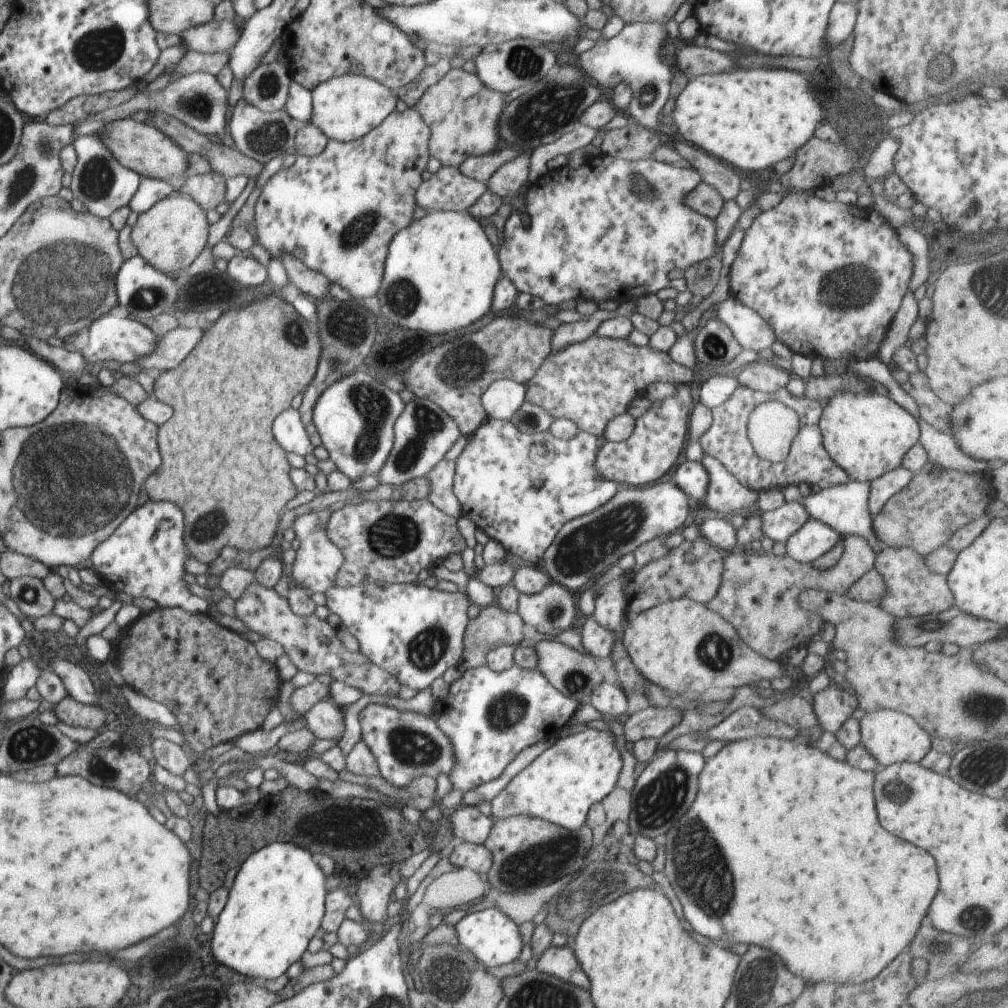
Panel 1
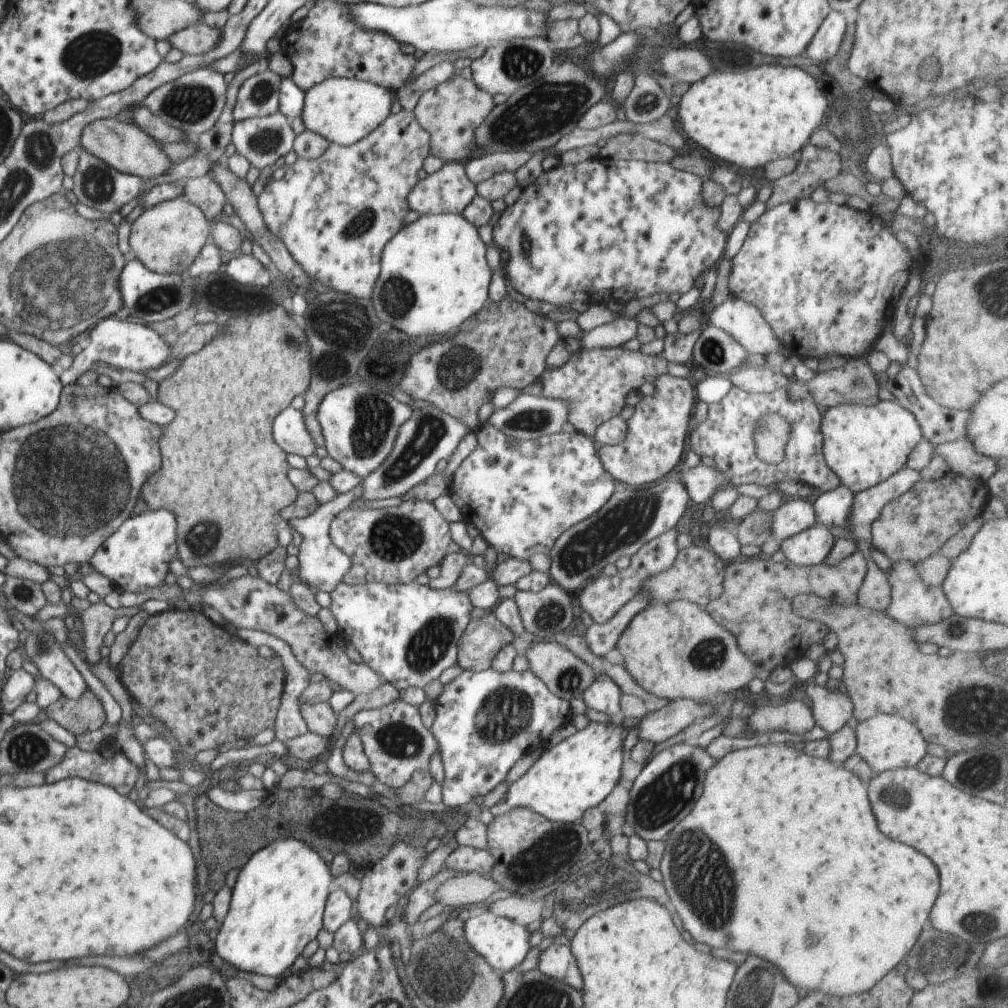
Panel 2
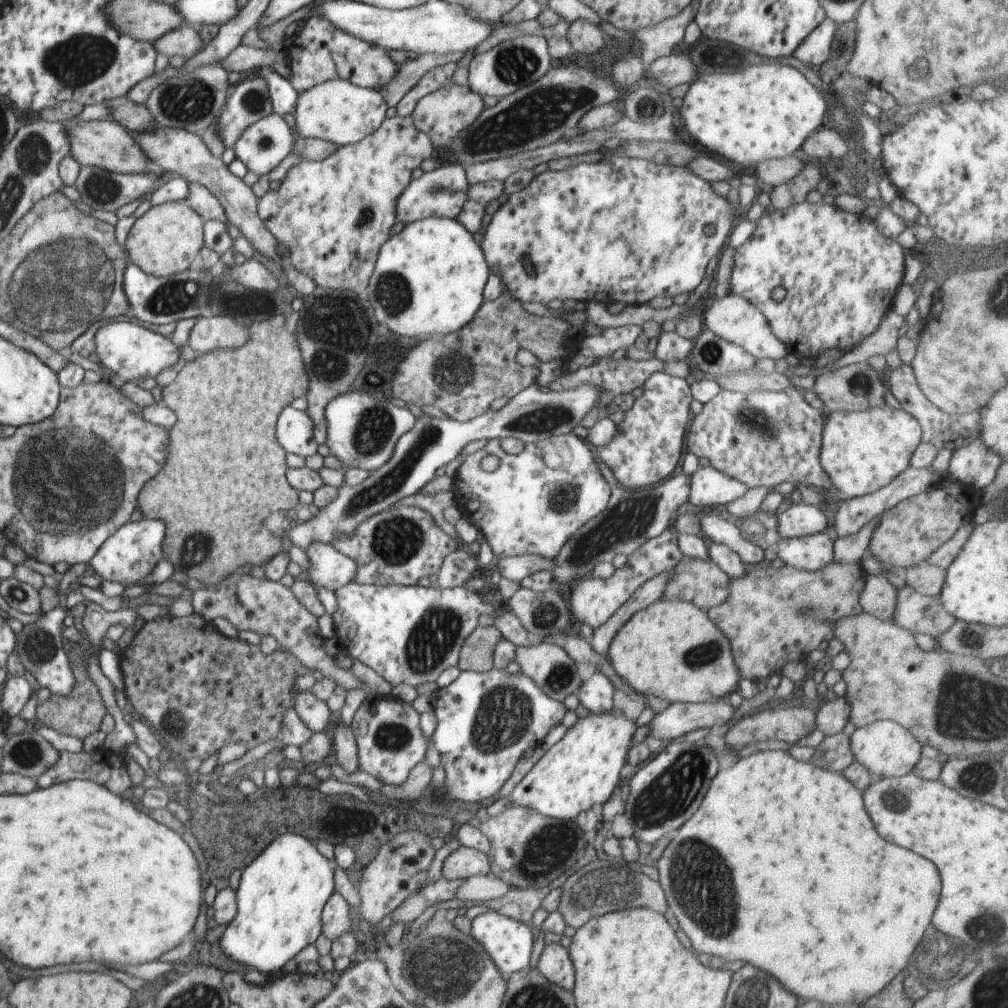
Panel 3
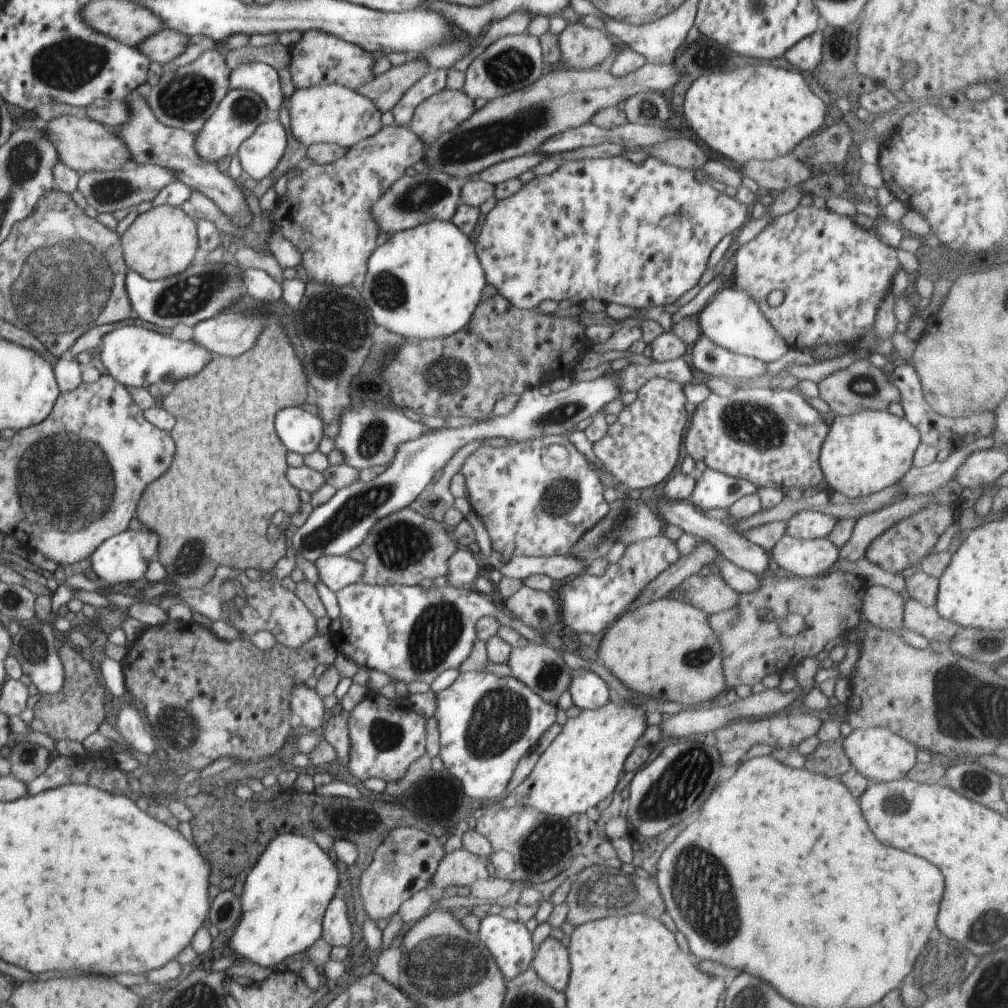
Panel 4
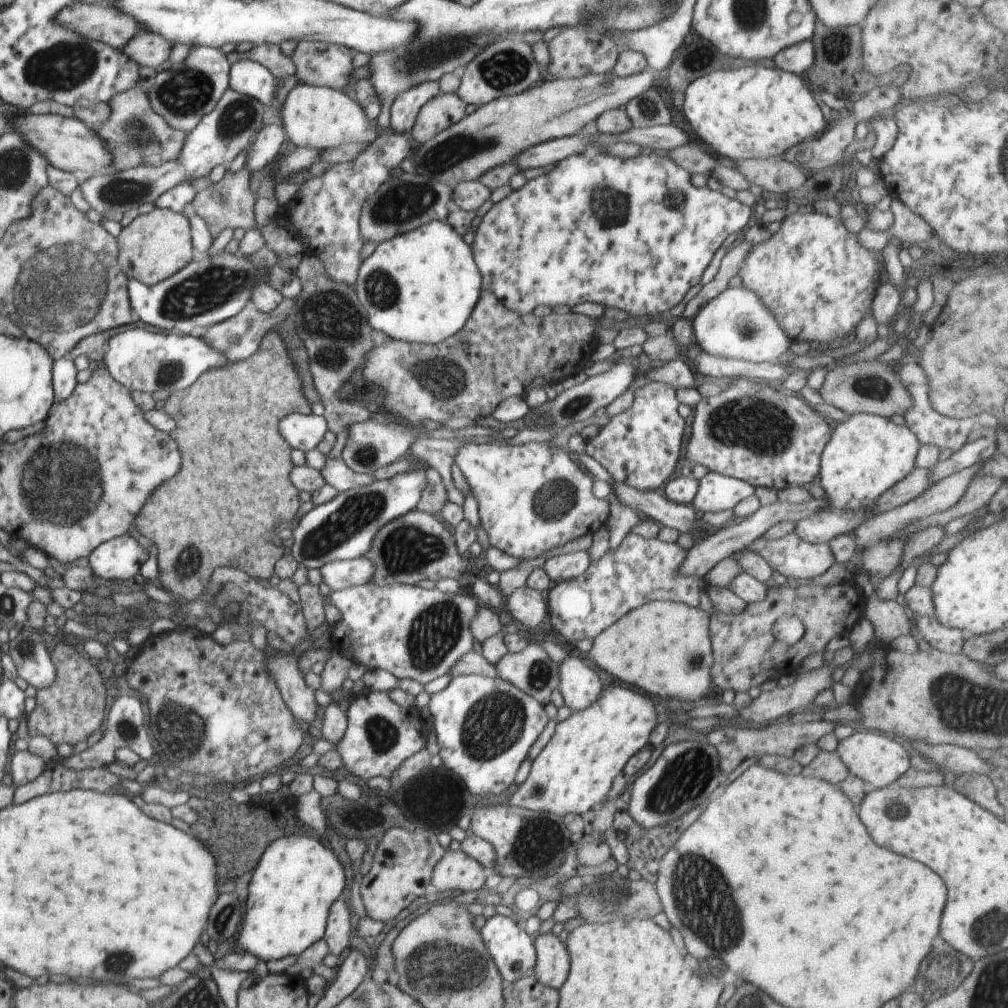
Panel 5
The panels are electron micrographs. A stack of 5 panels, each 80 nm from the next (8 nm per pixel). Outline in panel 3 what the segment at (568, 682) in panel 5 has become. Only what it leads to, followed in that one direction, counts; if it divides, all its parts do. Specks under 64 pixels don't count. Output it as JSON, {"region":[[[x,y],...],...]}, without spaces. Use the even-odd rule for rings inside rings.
{"region":[[[596,671],[588,680],[581,682],[576,696],[579,704],[587,708],[590,713],[607,713],[613,708],[614,685],[608,677]]]}

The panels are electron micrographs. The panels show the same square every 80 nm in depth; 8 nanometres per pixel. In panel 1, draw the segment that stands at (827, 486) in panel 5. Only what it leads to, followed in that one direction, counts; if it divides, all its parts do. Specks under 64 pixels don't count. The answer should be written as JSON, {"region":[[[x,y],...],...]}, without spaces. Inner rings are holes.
{"region":[[[870,390],[861,395],[855,395],[852,393],[840,393],[835,397],[832,397],[828,402],[824,404],[823,413],[821,414],[819,420],[819,427],[823,436],[823,445],[826,449],[826,452],[829,454],[829,457],[839,466],[849,476],[850,481],[862,480],[864,482],[872,482],[878,477],[881,477],[884,473],[894,470],[901,466],[904,455],[919,442],[919,436],[921,430],[919,429],[919,422],[917,418],[910,414],[902,405],[899,405],[894,399],[890,396],[881,396],[880,394]],[[785,502],[776,510],[762,513],[762,534],[774,542],[786,542],[810,518],[804,505]]]}

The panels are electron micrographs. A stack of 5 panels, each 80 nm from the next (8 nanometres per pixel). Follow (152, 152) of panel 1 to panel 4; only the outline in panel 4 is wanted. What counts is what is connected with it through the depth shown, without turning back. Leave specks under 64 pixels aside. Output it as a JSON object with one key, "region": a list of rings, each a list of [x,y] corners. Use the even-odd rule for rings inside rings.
{"region":[[[57,116],[51,118],[47,123],[42,122],[42,124],[45,126],[43,128],[45,136],[57,150],[59,162],[79,174],[94,171],[116,171],[130,159],[125,142],[115,135],[115,130],[108,126],[102,126],[96,121],[91,121],[86,116],[82,118]]]}

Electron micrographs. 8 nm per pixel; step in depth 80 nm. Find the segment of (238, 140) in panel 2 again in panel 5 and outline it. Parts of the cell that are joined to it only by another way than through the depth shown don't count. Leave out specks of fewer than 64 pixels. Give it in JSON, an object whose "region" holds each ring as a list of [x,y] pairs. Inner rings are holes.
{"region":[[[279,122],[262,126],[256,138],[248,146],[244,166],[250,170],[251,174],[270,166],[280,154],[280,148],[286,140],[287,136]]]}

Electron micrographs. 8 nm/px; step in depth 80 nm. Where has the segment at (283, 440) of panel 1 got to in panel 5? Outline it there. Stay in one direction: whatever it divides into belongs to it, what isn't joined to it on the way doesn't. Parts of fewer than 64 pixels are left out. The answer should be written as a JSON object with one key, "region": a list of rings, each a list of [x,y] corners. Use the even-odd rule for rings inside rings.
{"region":[[[294,412],[284,416],[280,422],[280,432],[291,449],[304,453],[317,448],[328,431],[323,416],[316,416],[310,412]]]}

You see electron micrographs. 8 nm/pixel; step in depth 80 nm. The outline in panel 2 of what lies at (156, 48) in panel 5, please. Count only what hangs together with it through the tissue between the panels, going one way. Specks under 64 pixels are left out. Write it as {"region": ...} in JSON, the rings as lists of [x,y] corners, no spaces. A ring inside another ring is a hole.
{"region":[[[196,22],[171,34],[166,40],[172,49],[178,49],[183,55],[201,55],[219,41],[220,31]]]}

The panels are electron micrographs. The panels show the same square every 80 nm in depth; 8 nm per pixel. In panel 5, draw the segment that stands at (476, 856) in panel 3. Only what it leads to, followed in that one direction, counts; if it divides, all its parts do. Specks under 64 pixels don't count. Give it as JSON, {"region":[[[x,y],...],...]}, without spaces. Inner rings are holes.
{"region":[[[461,850],[445,852],[442,859],[434,866],[431,878],[431,890],[439,893],[447,890],[461,890],[463,893],[482,888],[488,877],[486,868]]]}

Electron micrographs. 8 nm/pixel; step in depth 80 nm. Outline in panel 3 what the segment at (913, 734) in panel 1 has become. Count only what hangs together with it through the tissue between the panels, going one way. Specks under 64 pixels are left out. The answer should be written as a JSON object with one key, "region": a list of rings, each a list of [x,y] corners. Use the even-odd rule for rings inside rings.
{"region":[[[876,721],[858,727],[849,739],[854,760],[864,766],[873,780],[884,780],[888,777],[898,778],[912,773],[912,769],[921,759],[920,748],[922,745],[909,730],[894,721]]]}

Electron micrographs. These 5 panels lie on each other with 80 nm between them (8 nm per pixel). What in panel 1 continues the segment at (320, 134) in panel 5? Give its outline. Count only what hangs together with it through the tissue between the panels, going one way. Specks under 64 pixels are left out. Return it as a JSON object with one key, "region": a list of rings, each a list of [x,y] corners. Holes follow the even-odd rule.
{"region":[[[362,75],[337,76],[311,90],[312,110],[309,122],[329,139],[352,142],[374,130],[392,111],[396,110],[398,95],[377,80]]]}

